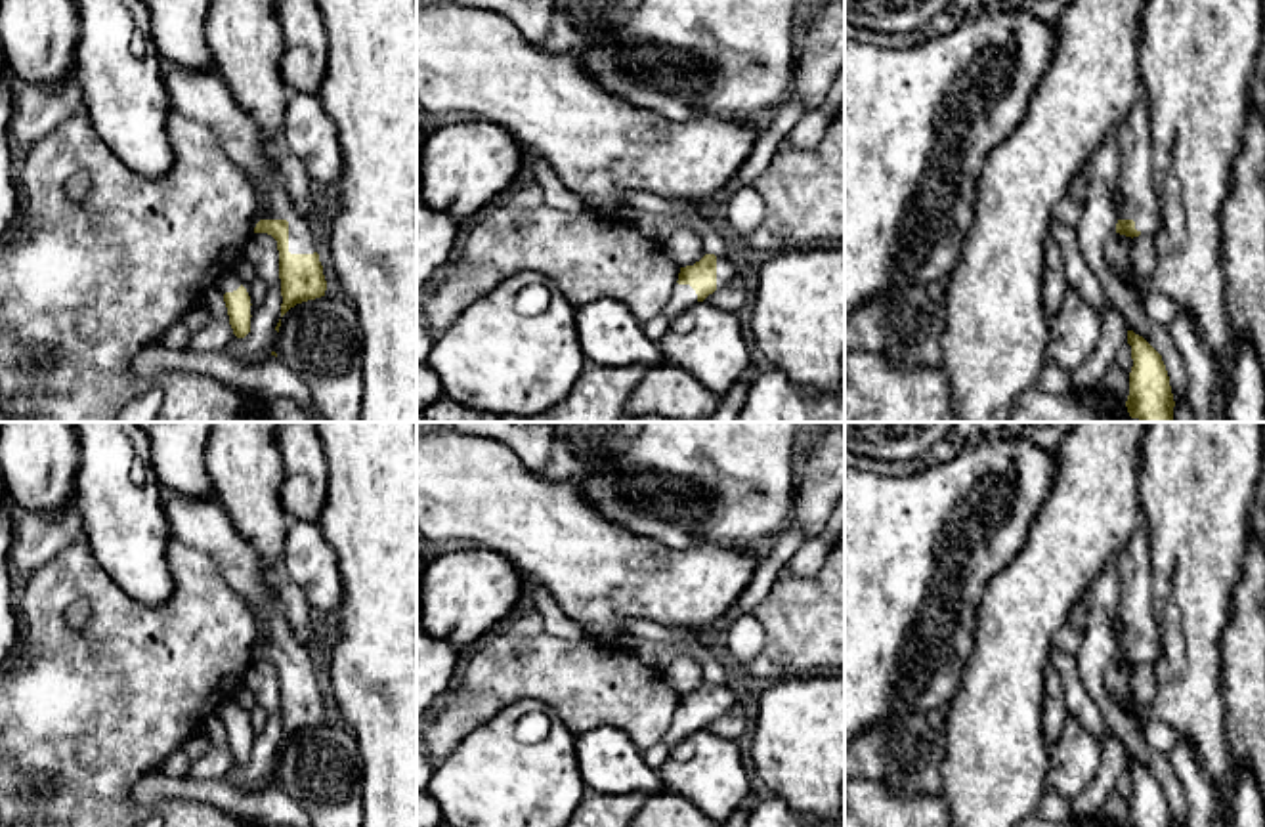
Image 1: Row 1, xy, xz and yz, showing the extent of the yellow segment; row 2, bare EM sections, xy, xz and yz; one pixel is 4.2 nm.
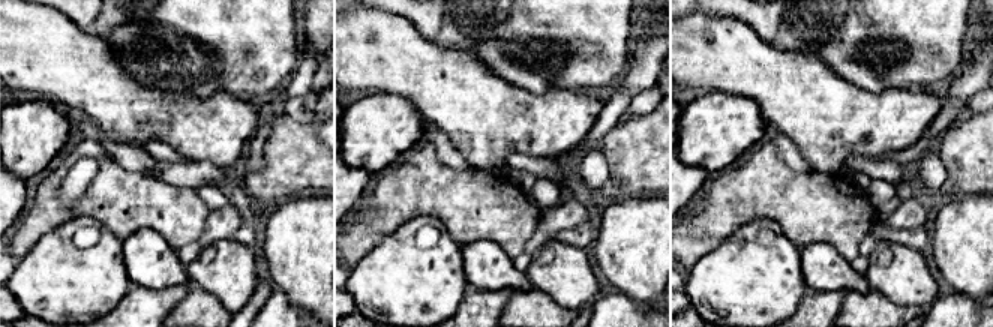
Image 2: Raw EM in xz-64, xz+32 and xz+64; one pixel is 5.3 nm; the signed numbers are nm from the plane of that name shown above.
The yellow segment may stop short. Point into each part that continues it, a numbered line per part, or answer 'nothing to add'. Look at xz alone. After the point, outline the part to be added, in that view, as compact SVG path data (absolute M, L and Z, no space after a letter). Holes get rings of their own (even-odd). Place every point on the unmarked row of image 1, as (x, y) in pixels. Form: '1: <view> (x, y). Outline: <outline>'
1: xz (725, 696). Outline: M717 684L717 716L738 705L738 697L728 684Z

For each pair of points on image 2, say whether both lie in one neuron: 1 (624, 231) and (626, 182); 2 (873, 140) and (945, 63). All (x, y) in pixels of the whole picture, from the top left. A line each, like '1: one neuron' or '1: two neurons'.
1: two neurons
2: two neurons

